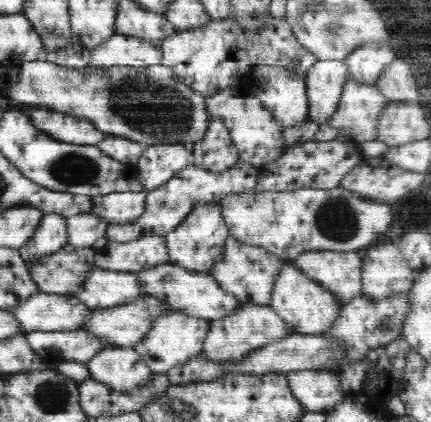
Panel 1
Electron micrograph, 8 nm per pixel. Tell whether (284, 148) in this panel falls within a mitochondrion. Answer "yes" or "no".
no

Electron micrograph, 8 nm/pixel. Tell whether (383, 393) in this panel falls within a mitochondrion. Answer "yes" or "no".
no

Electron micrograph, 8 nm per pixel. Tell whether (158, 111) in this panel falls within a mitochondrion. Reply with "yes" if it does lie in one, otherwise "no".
yes

